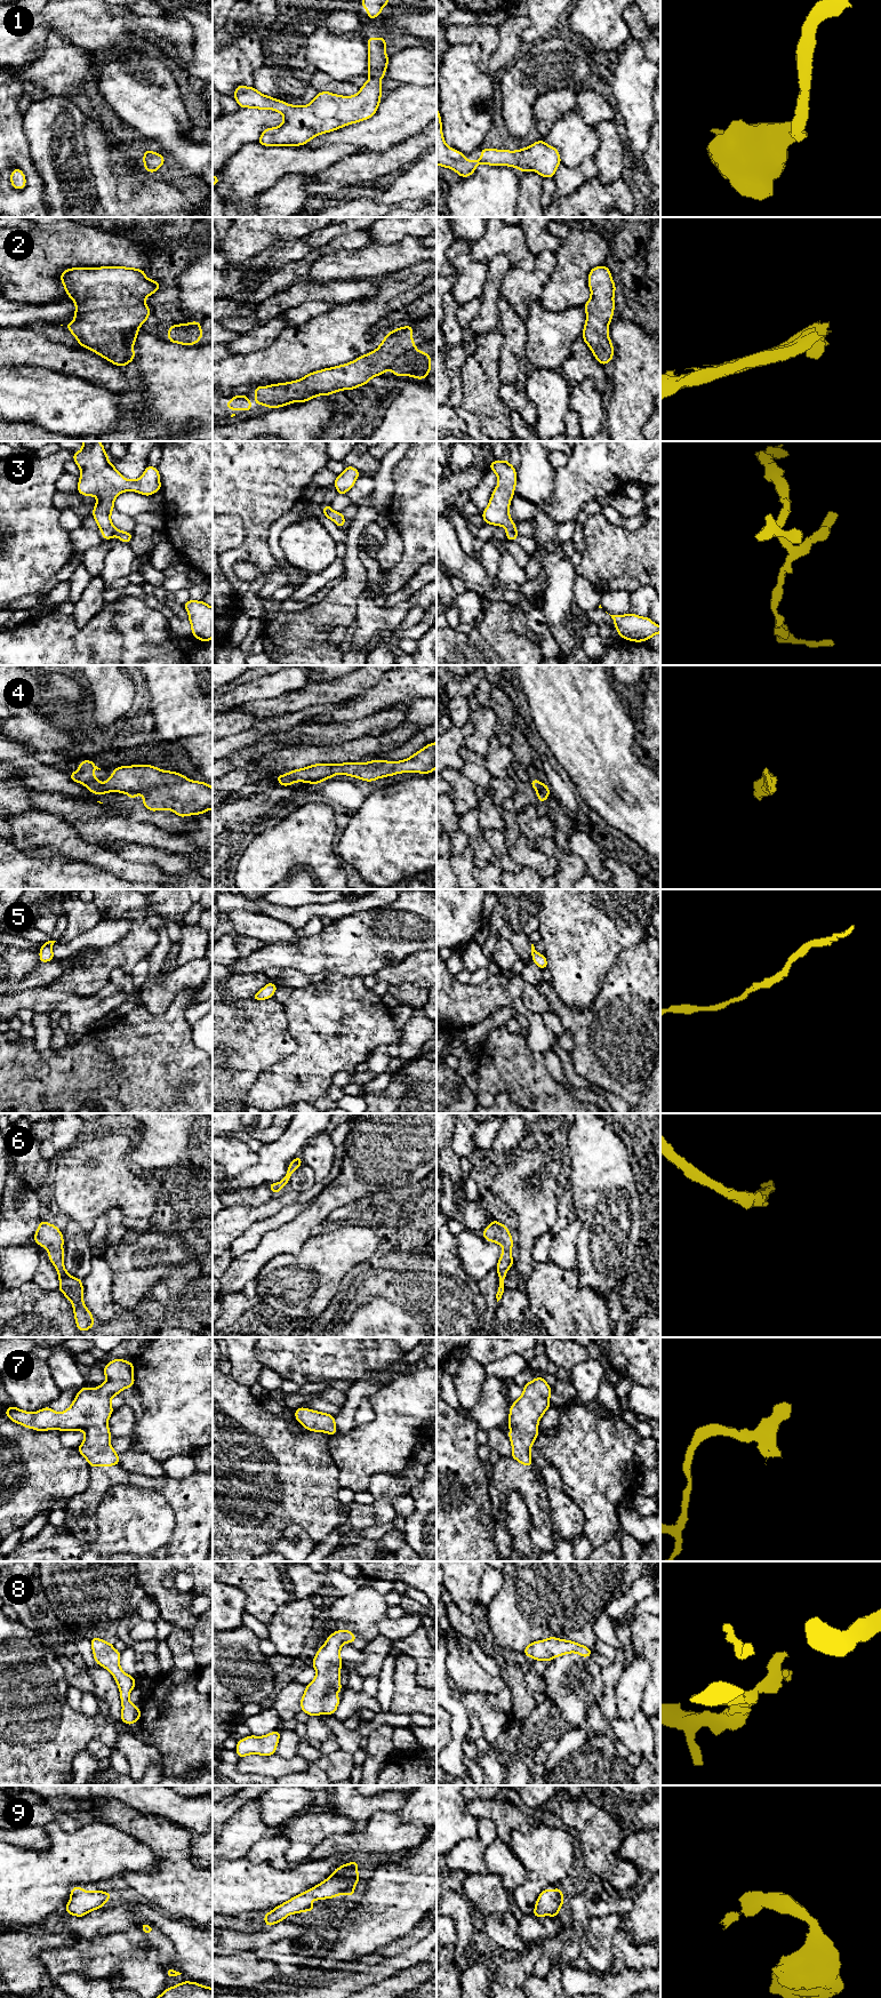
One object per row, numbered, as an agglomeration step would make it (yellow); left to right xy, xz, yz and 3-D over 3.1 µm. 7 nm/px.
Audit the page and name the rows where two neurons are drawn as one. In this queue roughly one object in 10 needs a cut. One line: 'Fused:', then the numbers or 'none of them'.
Fused: none of them

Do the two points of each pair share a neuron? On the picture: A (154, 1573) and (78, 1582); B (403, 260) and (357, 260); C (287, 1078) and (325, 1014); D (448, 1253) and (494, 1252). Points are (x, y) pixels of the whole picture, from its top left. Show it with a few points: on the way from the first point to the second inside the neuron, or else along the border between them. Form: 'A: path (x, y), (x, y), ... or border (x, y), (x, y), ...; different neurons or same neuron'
A: border (135, 1573), (138, 1582); different neurons
B: path (392, 260), (368, 260); same neuron
C: path (303, 1062), (325, 1040), (325, 1030); same neuron
D: border (455, 1236), (461, 1264), (471, 1277); different neurons

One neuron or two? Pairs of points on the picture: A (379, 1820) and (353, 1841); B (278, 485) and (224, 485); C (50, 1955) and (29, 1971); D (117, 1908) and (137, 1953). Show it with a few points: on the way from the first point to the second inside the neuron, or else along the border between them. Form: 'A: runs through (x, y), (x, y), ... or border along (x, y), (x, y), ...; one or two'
A: runs through (374, 1827), (360, 1840); one
B: runs through (264, 485), (238, 485); one
C: border along (65, 1948), (41, 1952), (48, 1969); two
D: border along (114, 1932), (121, 1932), (152, 1955); two

